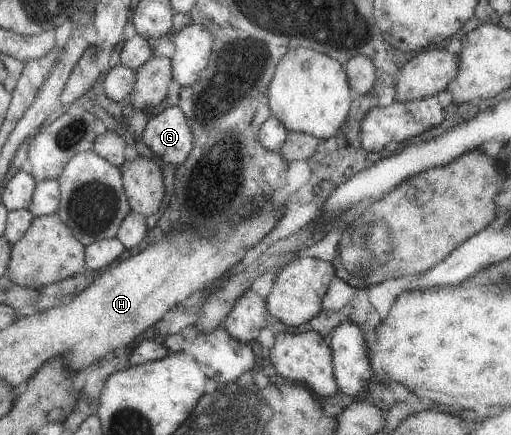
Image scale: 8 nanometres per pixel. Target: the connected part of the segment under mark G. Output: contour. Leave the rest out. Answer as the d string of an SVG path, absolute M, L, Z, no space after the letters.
M167 105L165 109L149 118L139 137L149 148L153 158L162 159L165 163L171 163L171 165L183 163L191 151L191 147L193 147L193 136L188 121L185 119L185 115L181 113L181 109L175 106Z

